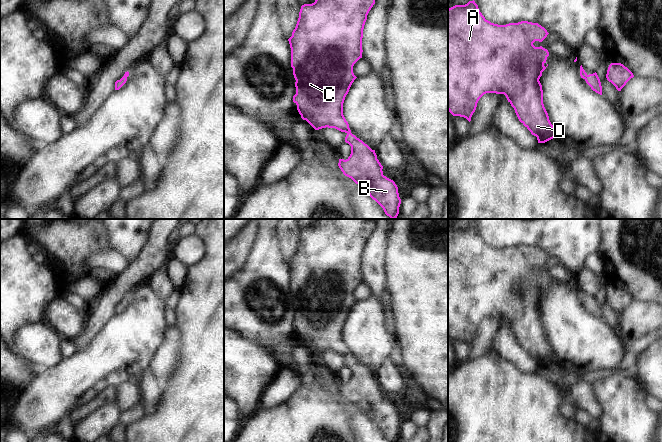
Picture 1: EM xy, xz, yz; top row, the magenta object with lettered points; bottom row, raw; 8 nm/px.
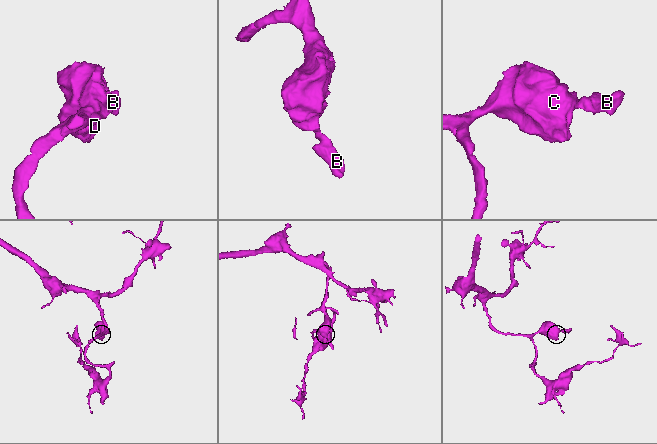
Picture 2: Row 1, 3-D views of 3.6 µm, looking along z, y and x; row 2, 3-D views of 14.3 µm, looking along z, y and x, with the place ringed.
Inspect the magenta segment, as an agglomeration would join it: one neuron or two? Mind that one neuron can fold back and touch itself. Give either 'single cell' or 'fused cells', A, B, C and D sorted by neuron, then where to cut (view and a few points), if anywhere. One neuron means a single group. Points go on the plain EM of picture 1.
single cell; groups A B C D; cut none

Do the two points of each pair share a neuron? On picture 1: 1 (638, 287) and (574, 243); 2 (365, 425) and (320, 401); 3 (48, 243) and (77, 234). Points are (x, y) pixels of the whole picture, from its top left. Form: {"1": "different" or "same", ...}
{"1": "different", "2": "different", "3": "same"}

